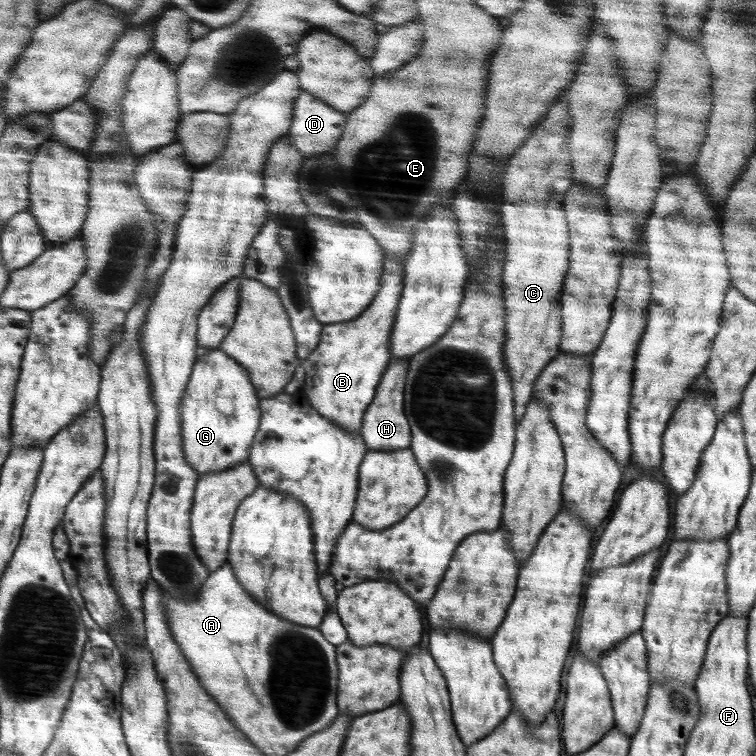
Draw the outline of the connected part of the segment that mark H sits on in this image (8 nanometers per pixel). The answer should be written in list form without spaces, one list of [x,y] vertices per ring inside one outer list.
[[[411,357],[392,358],[392,366],[388,365],[388,374],[384,382],[380,382],[380,394],[375,394],[372,410],[368,410],[368,418],[363,418],[360,434],[366,440],[369,451],[394,451],[407,449],[411,445],[411,423],[407,419],[403,406],[403,394],[406,392],[406,380],[410,369]]]

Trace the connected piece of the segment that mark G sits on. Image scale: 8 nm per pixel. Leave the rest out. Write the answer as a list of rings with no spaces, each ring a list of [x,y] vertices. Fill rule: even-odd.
[[[220,349],[212,350],[208,356],[199,359],[195,372],[187,388],[187,398],[184,398],[184,442],[187,459],[199,470],[200,476],[208,473],[222,472],[231,469],[247,460],[252,447],[252,440],[262,421],[262,399],[248,373],[241,363]]]

